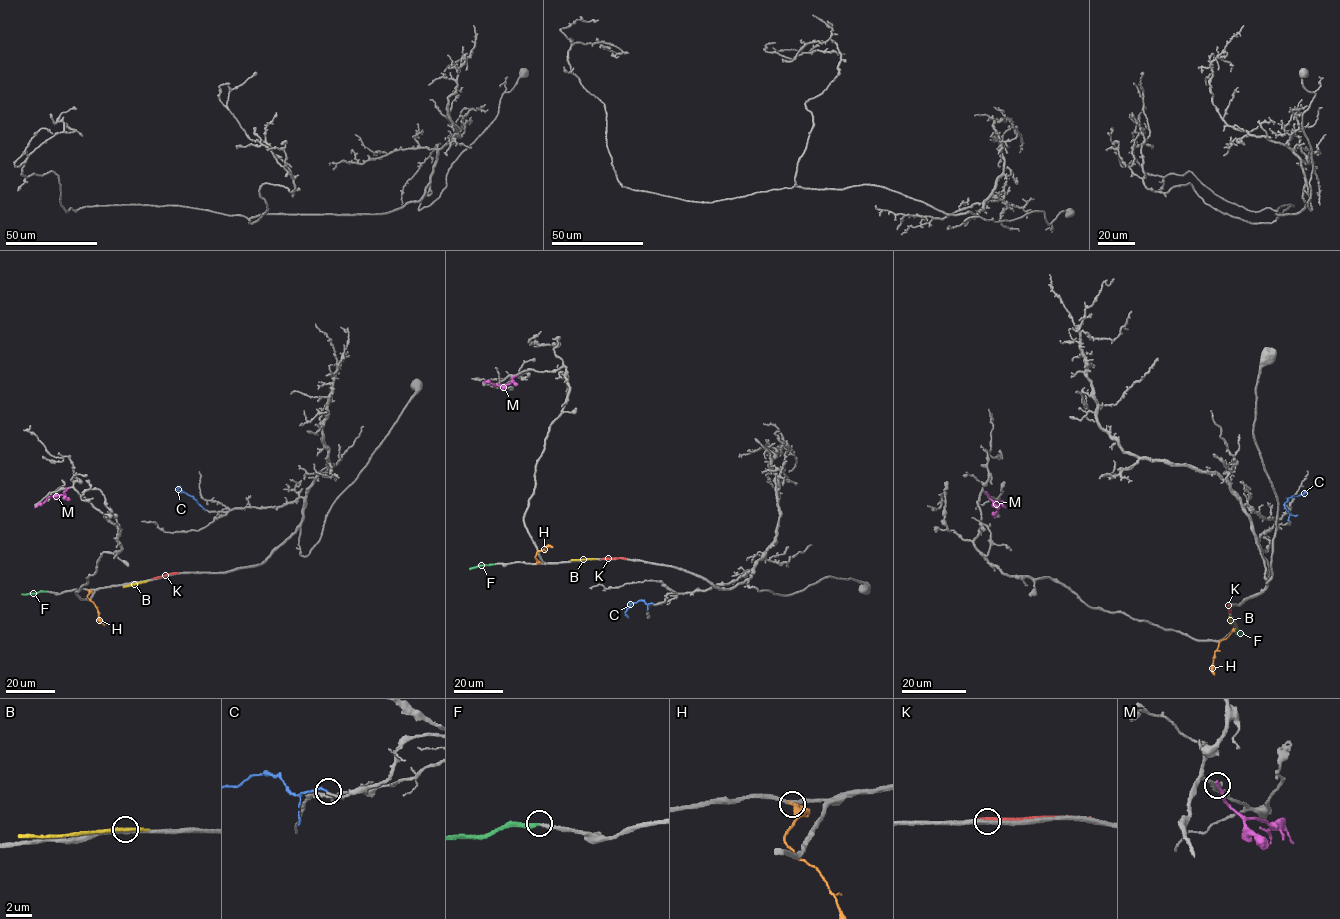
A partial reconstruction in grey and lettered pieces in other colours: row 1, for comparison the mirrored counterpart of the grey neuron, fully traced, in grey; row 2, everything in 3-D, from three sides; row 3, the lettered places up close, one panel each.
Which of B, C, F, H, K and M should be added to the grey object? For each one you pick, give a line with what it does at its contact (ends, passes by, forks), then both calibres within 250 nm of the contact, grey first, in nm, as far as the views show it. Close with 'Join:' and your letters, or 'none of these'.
C: It ends there. Thickness 200 nm (grey) against 160 nm
F: It ends there. Thickness 240 nm (grey) against 320 nm
Join: C, F

